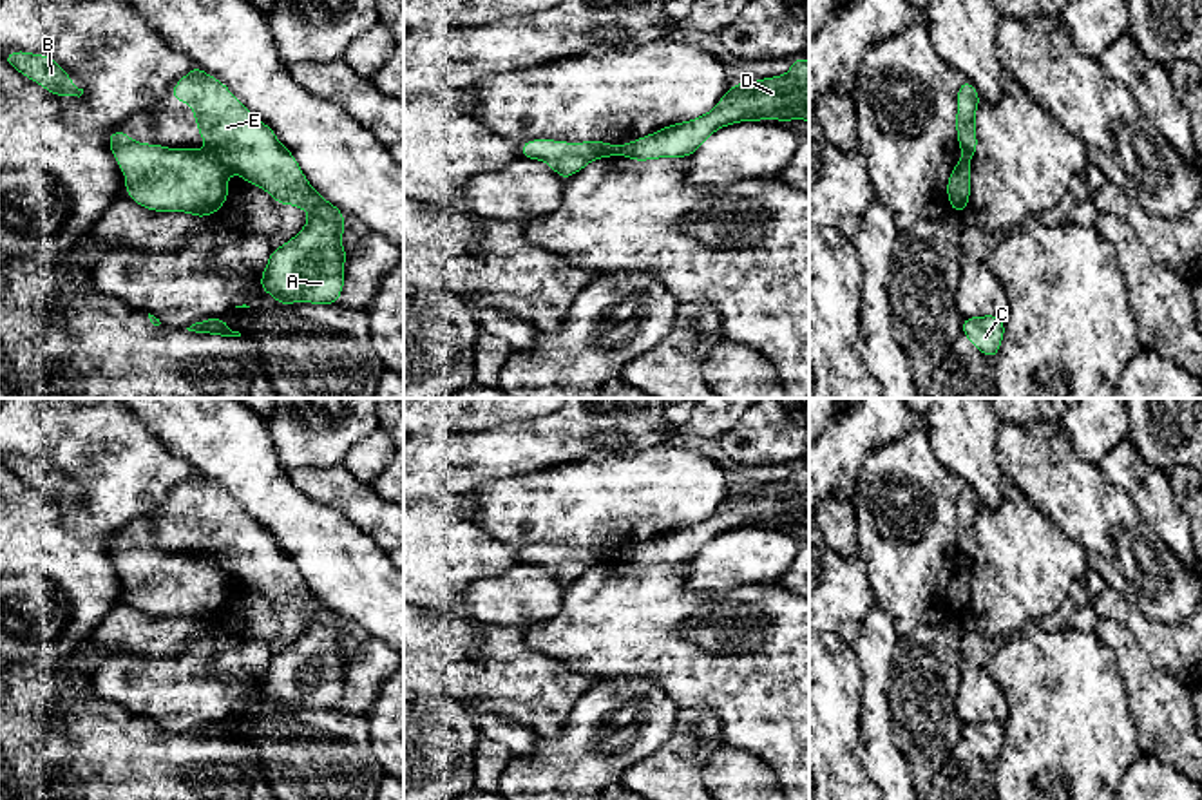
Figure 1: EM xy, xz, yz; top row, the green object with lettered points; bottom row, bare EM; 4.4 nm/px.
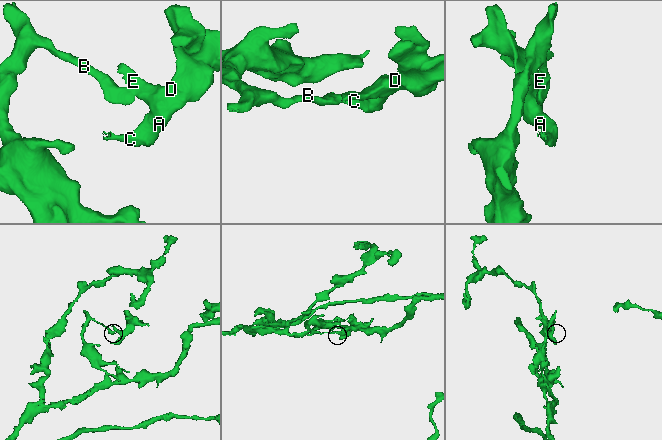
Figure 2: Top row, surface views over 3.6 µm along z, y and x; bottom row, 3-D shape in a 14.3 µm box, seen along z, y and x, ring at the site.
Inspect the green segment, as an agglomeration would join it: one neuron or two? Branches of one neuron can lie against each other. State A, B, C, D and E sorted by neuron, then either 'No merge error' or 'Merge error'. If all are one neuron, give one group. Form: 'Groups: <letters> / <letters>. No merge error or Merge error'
Groups: A C D E / B. Merge error

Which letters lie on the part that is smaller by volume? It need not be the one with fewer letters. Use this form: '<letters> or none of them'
A, C, D, E

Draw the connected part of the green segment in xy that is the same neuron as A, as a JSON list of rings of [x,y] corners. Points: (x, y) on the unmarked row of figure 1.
[[[194,471],[172,492],[172,503],[194,512],[199,543],[228,577],[264,594],[279,610],[293,610],[310,619],[306,632],[295,643],[272,655],[259,693],[273,700],[277,711],[337,710],[348,662],[340,650],[346,619],[310,590],[275,538],[217,483]]]

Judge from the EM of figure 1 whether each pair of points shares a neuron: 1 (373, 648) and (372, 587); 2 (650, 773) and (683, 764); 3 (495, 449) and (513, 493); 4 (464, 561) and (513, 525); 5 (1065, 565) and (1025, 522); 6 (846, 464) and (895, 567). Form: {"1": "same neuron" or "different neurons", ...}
{"1": "different neurons", "2": "same neuron", "3": "different neurons", "4": "different neurons", "5": "same neuron", "6": "different neurons"}

